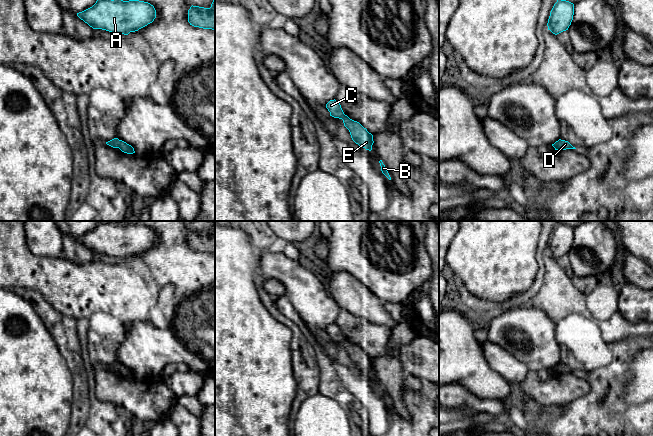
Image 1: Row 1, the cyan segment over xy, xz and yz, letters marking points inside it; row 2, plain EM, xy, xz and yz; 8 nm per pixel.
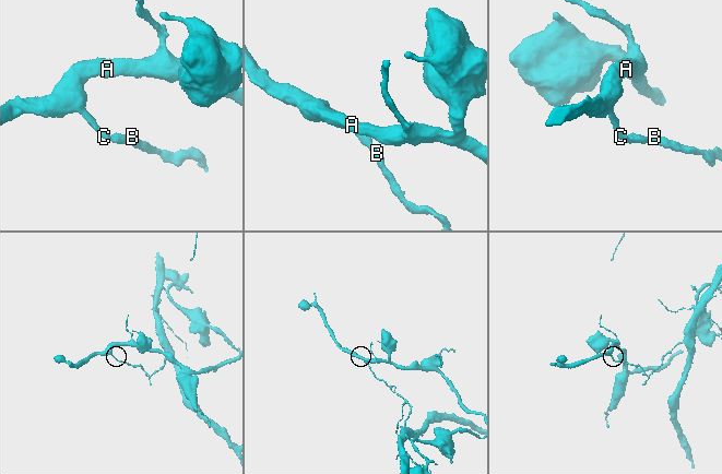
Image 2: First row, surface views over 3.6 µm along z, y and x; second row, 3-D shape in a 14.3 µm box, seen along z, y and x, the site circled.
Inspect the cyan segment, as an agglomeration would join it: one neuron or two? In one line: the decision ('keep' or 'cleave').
cleave

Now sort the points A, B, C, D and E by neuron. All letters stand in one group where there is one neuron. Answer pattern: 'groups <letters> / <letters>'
groups A C / B D E

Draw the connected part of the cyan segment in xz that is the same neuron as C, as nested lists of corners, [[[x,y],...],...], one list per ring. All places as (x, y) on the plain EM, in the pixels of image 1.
[[[335,323],[330,324],[326,328],[326,332],[330,336],[330,340],[332,340],[334,342],[342,343],[344,341],[344,339],[345,339],[342,332],[341,332],[340,327],[338,325],[336,325]]]

